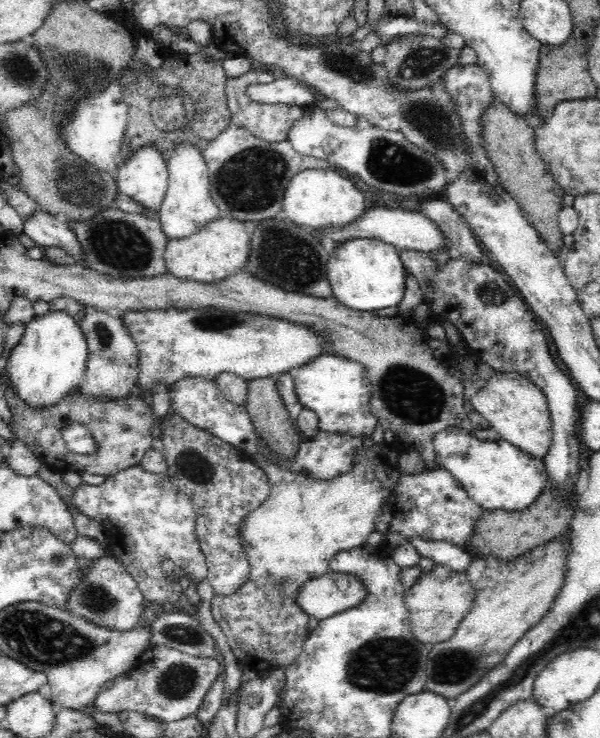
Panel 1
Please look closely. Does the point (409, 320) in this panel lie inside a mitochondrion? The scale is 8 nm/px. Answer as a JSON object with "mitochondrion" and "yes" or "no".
{"mitochondrion":"no"}

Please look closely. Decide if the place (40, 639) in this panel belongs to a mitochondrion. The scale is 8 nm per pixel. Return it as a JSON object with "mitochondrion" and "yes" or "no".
{"mitochondrion":"yes"}

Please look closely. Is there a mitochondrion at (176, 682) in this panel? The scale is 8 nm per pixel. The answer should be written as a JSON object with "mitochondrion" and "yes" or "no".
{"mitochondrion":"yes"}

